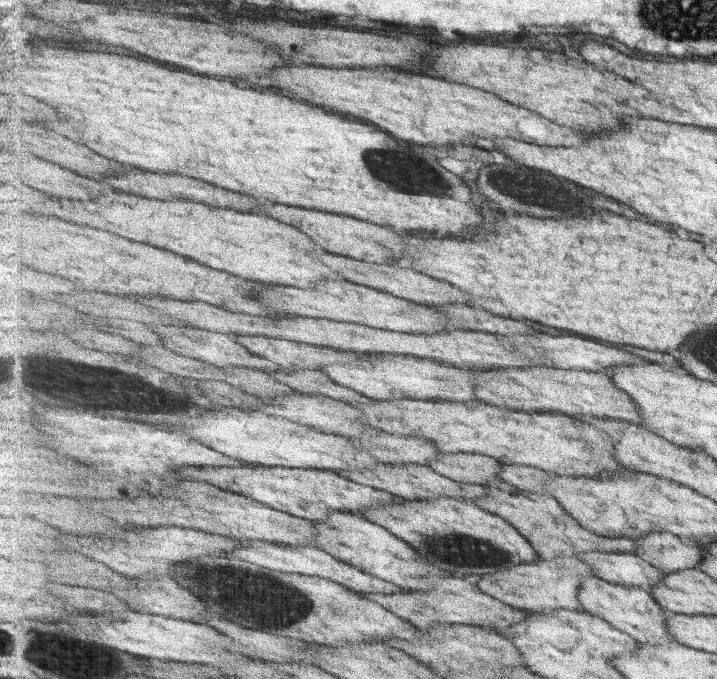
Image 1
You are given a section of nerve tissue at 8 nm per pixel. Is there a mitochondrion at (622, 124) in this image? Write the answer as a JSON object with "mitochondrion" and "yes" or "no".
{"mitochondrion":"no"}

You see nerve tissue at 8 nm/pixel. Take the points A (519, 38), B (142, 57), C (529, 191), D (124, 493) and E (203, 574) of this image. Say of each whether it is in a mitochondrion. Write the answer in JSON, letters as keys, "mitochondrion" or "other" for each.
{"A":"other","B":"other","C":"mitochondrion","D":"other","E":"other"}

